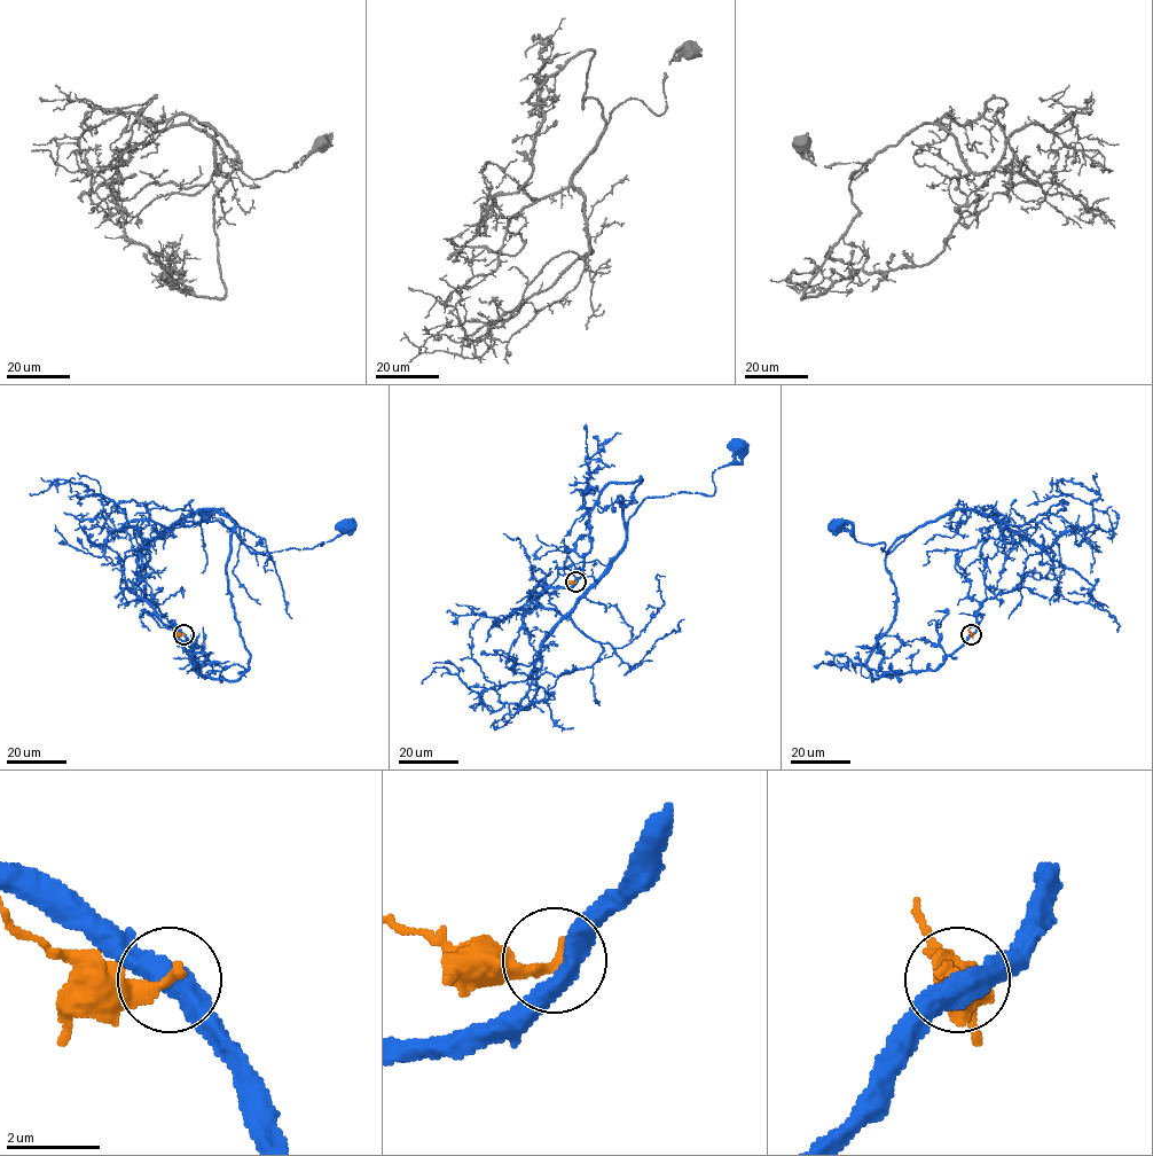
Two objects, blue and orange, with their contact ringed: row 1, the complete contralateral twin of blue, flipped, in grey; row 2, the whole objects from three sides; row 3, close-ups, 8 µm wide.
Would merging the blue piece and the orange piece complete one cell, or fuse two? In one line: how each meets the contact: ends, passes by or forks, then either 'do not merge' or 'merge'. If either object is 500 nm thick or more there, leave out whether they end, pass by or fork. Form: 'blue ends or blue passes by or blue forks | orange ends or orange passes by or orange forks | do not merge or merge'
blue passes by | orange ends | do not merge

